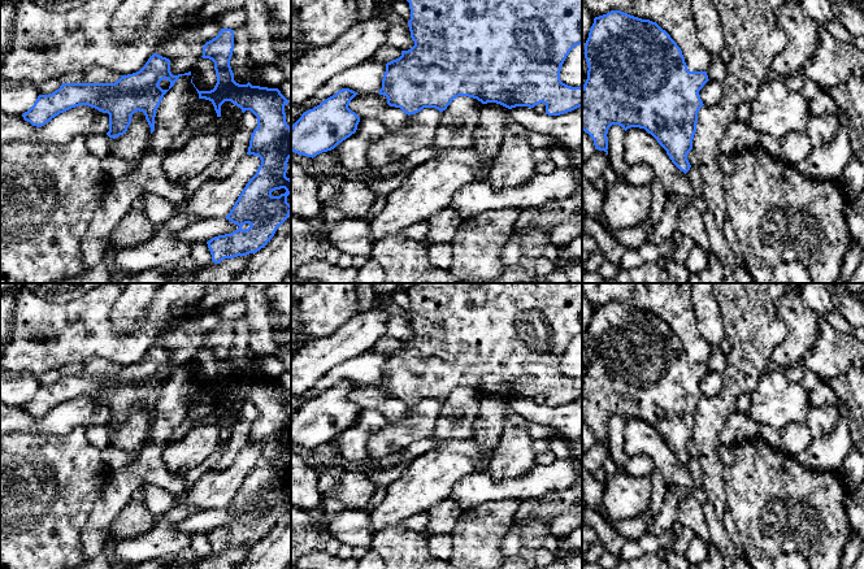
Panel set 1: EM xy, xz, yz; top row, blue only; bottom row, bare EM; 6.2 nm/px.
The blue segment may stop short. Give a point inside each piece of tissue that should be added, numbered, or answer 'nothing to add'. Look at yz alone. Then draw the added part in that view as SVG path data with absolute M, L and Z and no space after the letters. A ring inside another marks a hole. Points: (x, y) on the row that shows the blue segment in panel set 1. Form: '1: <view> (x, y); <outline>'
nothing to add

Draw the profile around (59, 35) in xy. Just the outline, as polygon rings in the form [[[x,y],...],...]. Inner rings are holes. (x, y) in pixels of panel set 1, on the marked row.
[[[19,0],[16,8],[13,39],[9,53],[0,61],[0,75],[6,79],[38,86],[52,78],[79,71],[91,66],[108,68],[120,75],[139,71],[148,58],[155,53],[156,47],[173,31],[192,29],[200,25],[217,21],[223,13],[240,9],[246,0],[156,0],[147,17],[147,23],[140,29],[136,38],[125,43],[117,43],[112,35],[110,21],[123,0],[87,0],[79,6],[68,12],[47,10],[30,0]]]

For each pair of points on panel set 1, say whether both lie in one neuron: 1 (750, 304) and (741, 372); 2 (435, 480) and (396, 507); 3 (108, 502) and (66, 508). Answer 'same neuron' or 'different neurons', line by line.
1: same neuron
2: same neuron
3: different neurons

